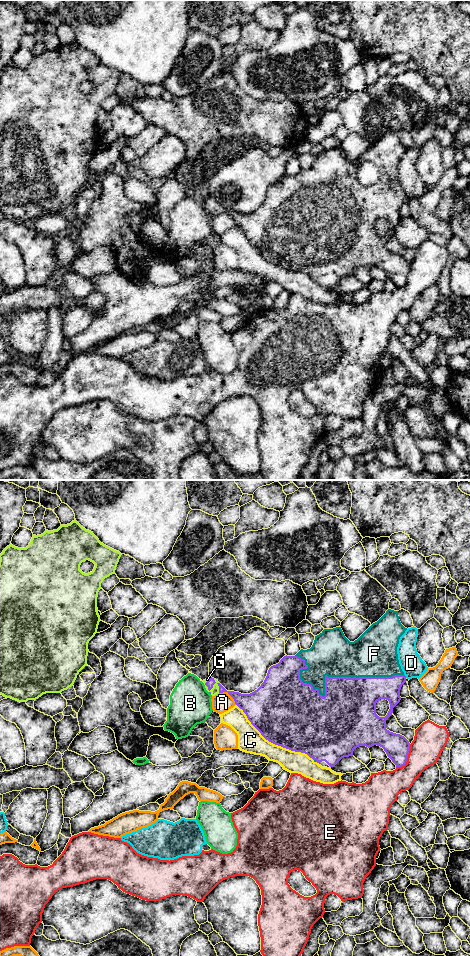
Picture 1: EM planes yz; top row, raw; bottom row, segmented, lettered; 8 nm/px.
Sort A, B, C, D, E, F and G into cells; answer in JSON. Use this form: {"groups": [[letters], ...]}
{"groups": [["A"], ["B"], ["C"], ["D"], ["E"], ["F", "G"]]}

